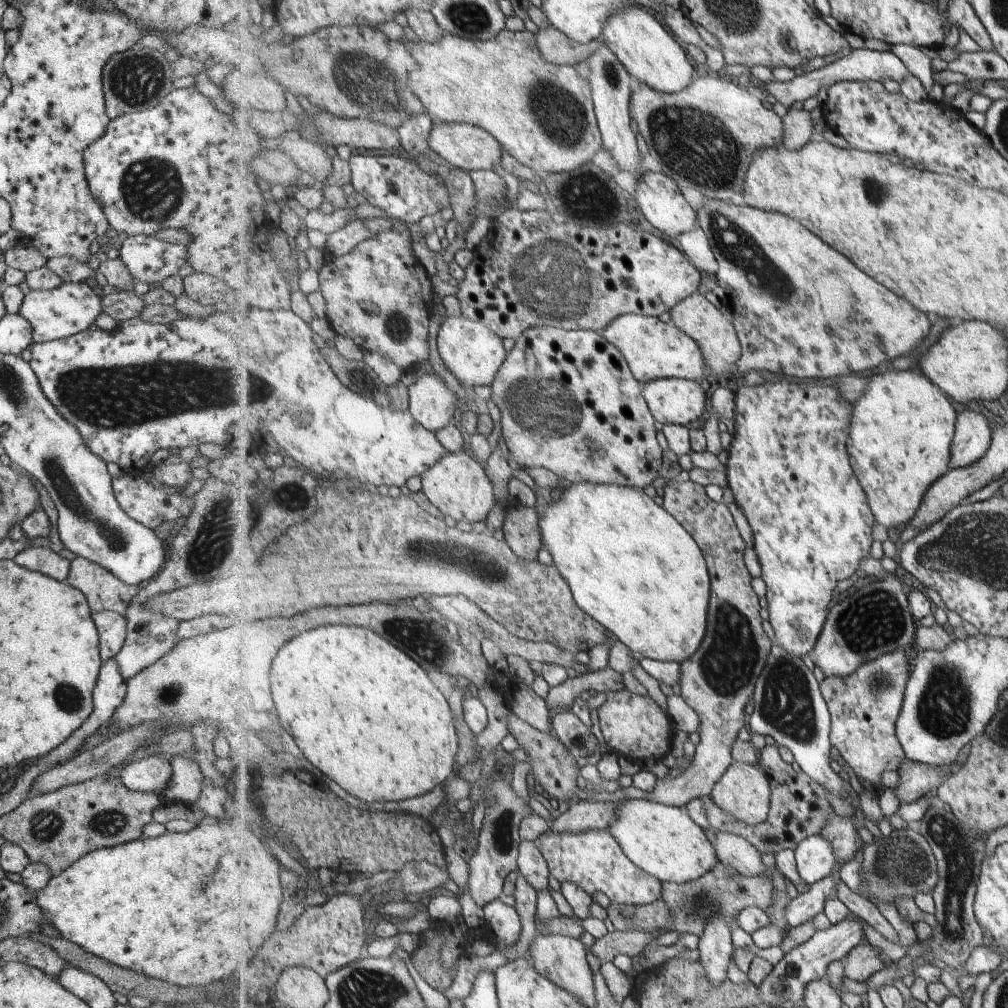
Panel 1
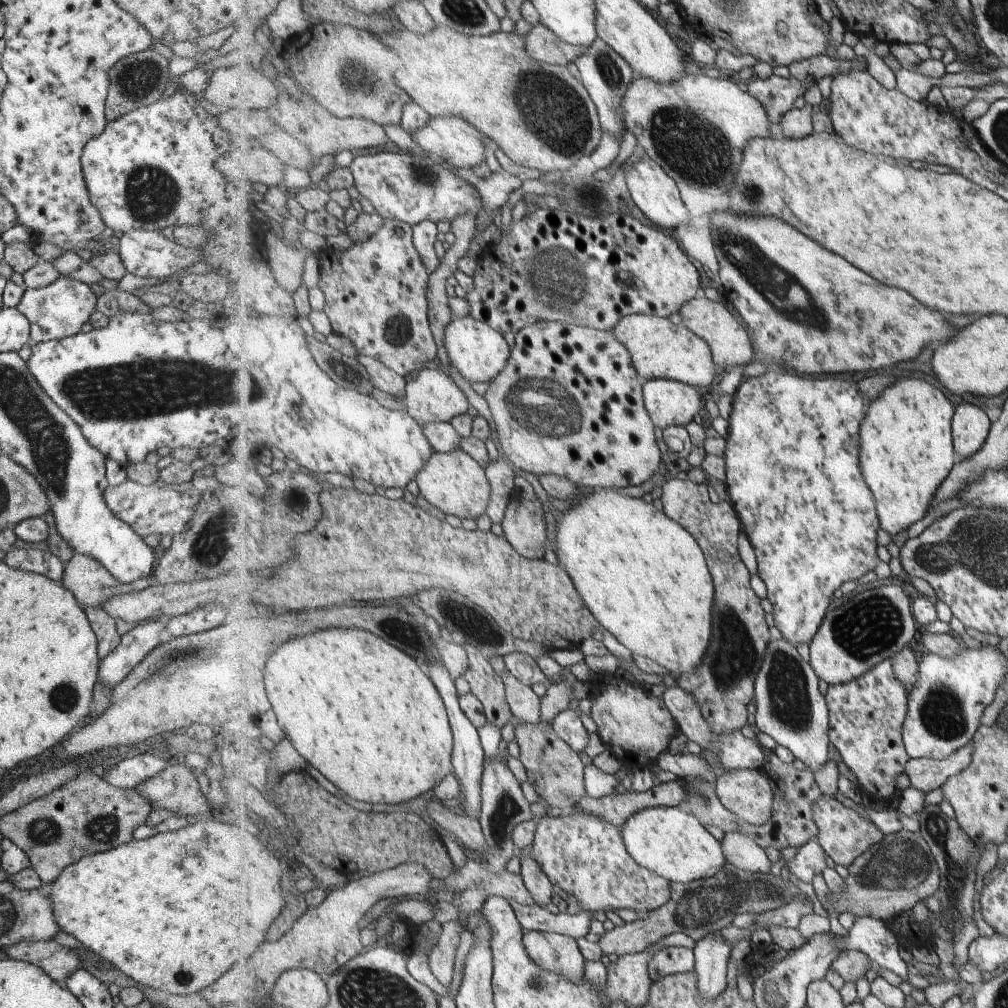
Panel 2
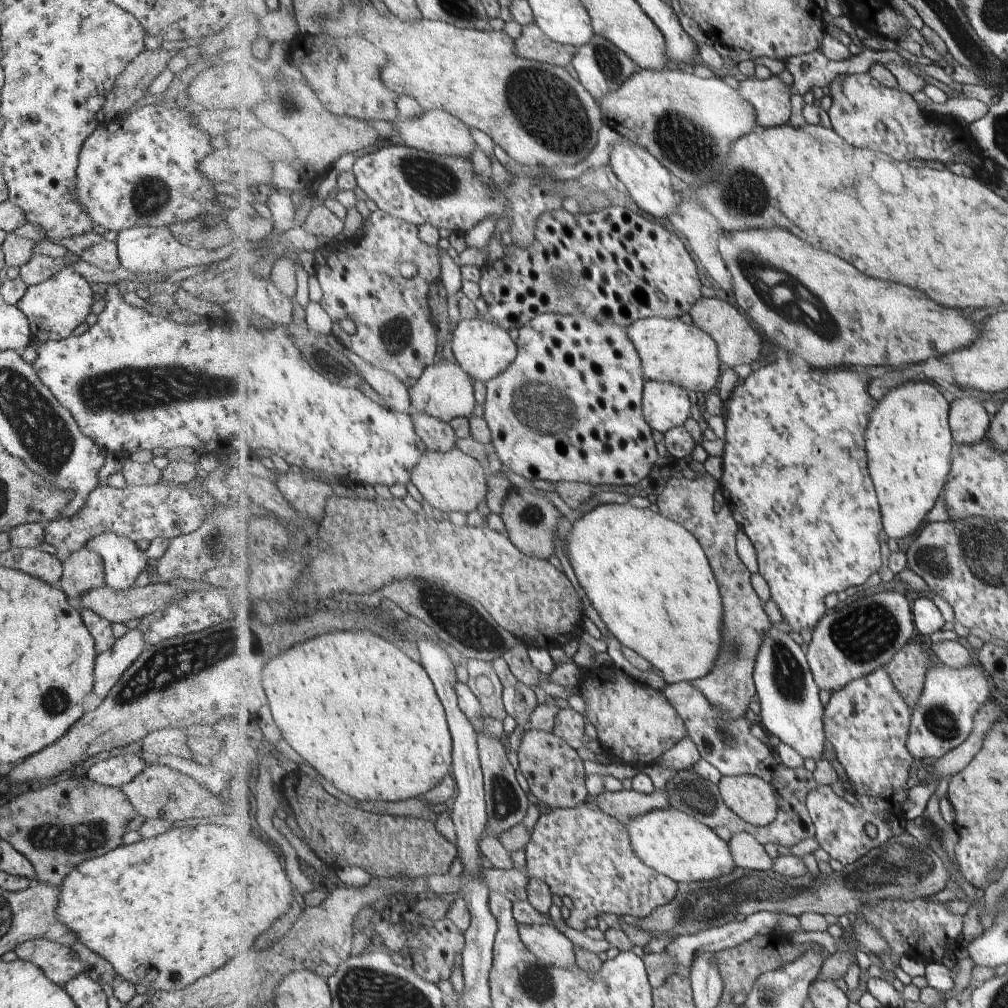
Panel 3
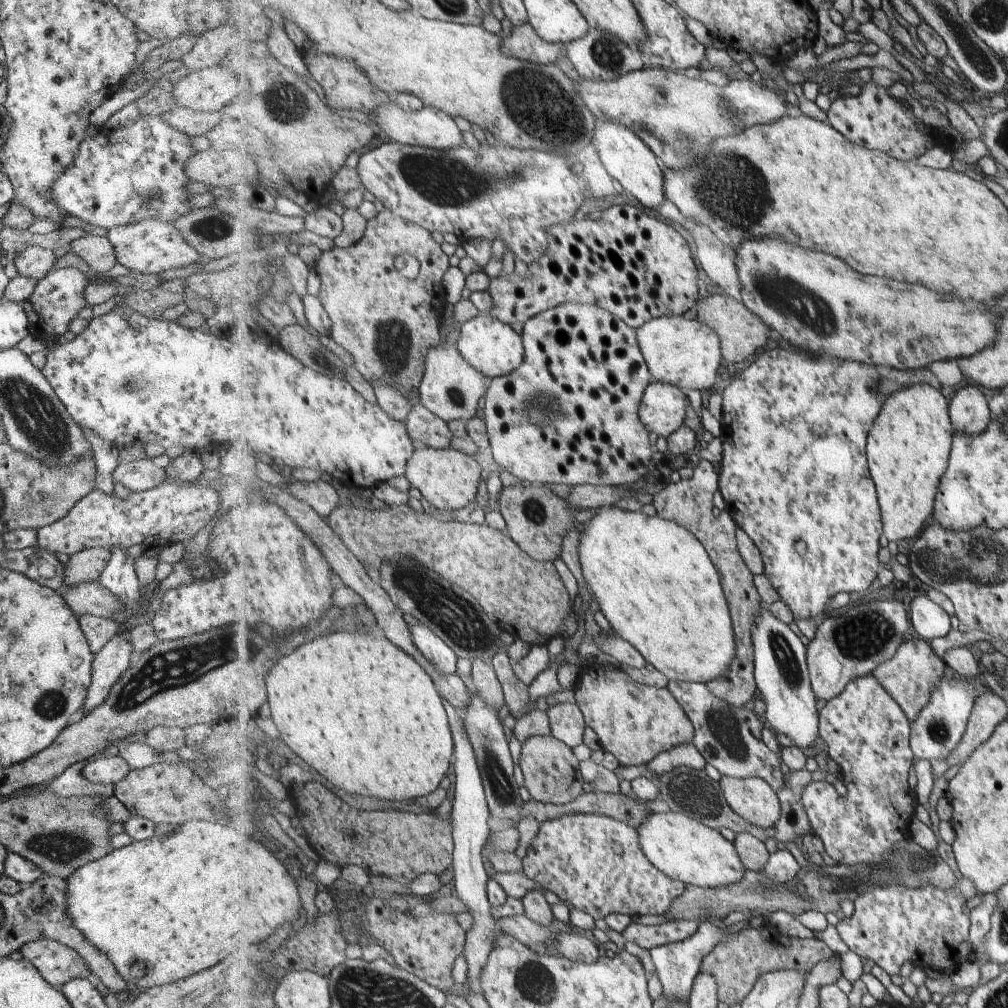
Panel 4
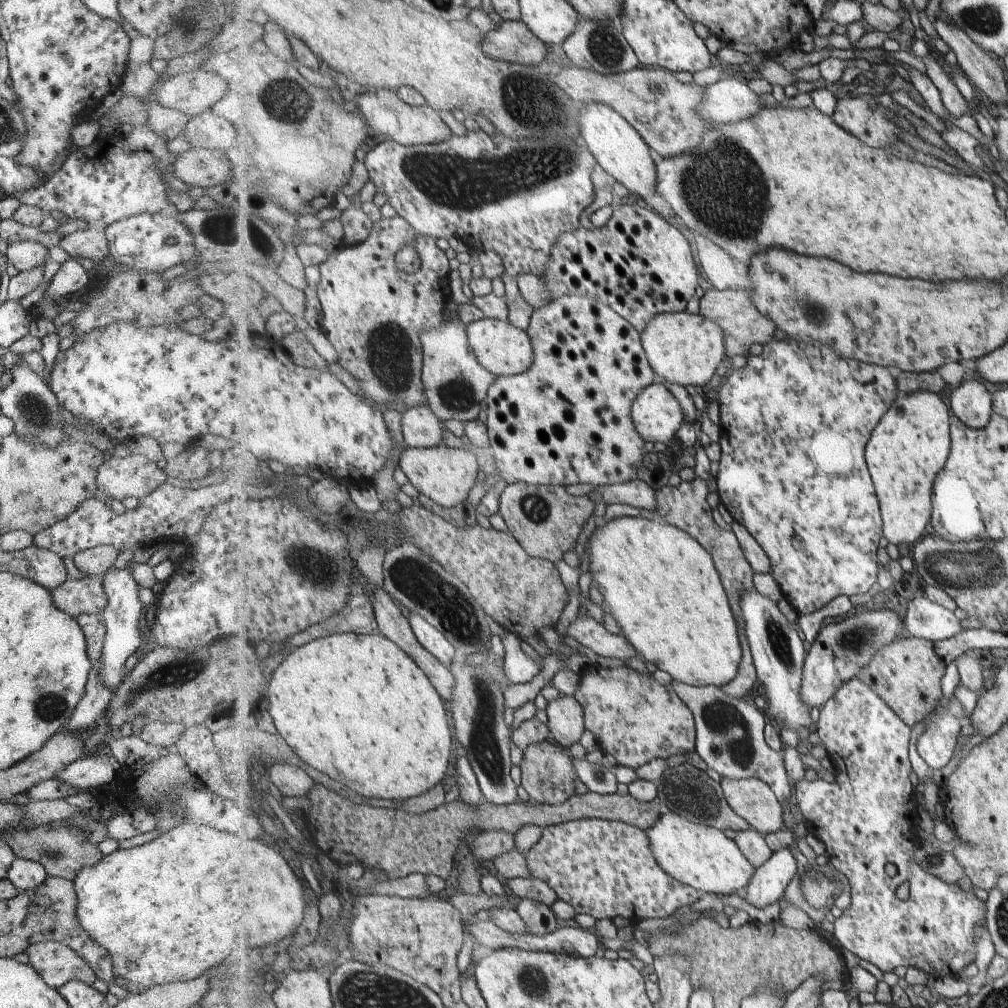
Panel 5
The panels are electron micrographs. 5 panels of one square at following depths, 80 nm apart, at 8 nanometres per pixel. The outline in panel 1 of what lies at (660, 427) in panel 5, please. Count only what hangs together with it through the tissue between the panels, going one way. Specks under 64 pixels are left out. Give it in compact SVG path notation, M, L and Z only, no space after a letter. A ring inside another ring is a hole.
M660 378L643 384L643 395L657 422L688 426L707 408L703 386L693 379Z

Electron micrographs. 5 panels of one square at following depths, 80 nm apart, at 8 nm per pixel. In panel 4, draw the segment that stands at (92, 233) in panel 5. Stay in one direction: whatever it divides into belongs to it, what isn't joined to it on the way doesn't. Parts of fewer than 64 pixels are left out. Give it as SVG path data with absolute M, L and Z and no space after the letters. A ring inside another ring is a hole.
M88 235L72 241L67 249L71 249L87 264L88 268L95 272L104 273L116 263L111 243L107 237Z

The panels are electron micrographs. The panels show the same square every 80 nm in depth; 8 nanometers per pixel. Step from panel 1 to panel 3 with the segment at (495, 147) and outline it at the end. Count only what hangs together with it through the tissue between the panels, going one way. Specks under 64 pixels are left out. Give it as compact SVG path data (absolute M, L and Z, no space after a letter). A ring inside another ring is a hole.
M443 109L428 111L420 119L403 119L393 122L397 126L399 139L407 147L413 147L429 153L447 155L448 157L462 157L470 159L475 150L475 138L469 130L469 125L460 118Z

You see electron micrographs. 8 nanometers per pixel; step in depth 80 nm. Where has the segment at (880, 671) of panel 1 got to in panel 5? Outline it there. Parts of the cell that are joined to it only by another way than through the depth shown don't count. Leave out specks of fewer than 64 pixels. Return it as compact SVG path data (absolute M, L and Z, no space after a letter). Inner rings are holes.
M855 678L846 682L838 691L835 697L830 698L827 704L820 708L819 720L817 722L817 735L824 744L827 753L835 760L836 778L834 782L817 779L809 781L800 780L795 785L795 798L803 814L805 830L814 834L825 844L825 855L831 865L845 877L851 885L851 904L849 909L835 920L833 935L838 939L841 947L846 948L855 954L859 959L867 960L876 965L881 971L893 972L899 966L911 966L923 970L927 975L958 976L959 972L972 962L975 962L975 926L986 917L987 906L979 900L973 890L963 892L961 886L949 884L938 876L926 871L919 863L914 861L914 848L918 844L918 836L915 836L915 826L919 822L919 810L915 787L911 784L911 760L909 760L909 742L911 742L912 728L900 717L900 714L893 710L893 707L876 691L873 690L863 679Z

